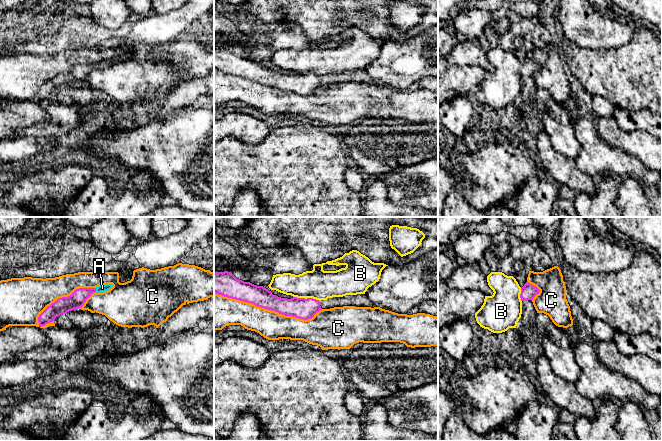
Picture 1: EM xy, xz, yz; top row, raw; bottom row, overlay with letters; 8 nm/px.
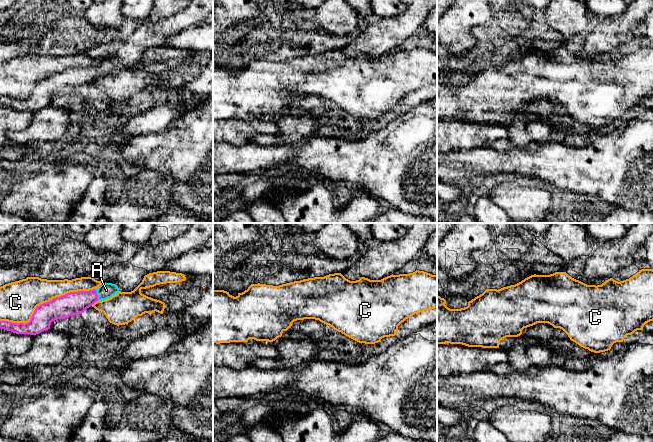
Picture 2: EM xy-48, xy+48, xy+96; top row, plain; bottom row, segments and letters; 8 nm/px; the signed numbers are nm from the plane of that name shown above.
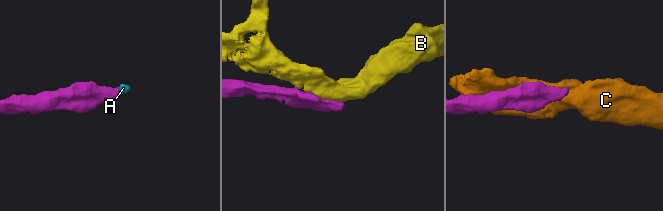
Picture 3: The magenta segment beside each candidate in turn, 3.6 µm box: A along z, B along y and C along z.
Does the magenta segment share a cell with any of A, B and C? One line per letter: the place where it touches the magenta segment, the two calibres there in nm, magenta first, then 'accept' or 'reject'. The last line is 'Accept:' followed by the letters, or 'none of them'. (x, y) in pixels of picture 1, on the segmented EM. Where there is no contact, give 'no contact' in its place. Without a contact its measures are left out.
A: xy (95, 290) | 120/60 nm | accept
B: xz (307, 298) | 170/240 nm | reject
C: xz (268, 309) | 160/220 nm | reject
Accept: A

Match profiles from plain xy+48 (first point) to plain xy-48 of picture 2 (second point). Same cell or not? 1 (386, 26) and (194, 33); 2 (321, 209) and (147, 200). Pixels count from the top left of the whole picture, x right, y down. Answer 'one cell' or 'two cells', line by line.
1: two cells
2: one cell

